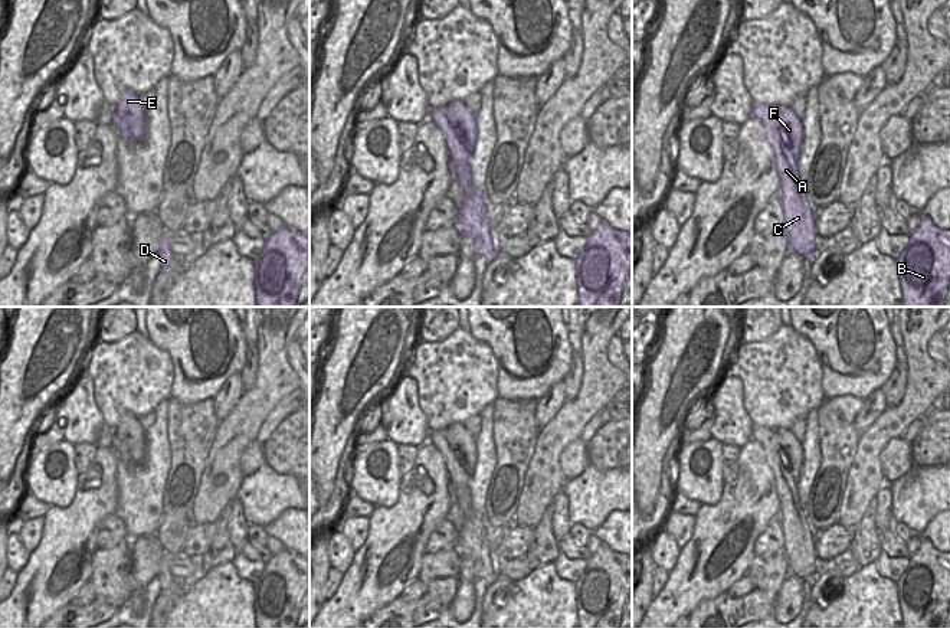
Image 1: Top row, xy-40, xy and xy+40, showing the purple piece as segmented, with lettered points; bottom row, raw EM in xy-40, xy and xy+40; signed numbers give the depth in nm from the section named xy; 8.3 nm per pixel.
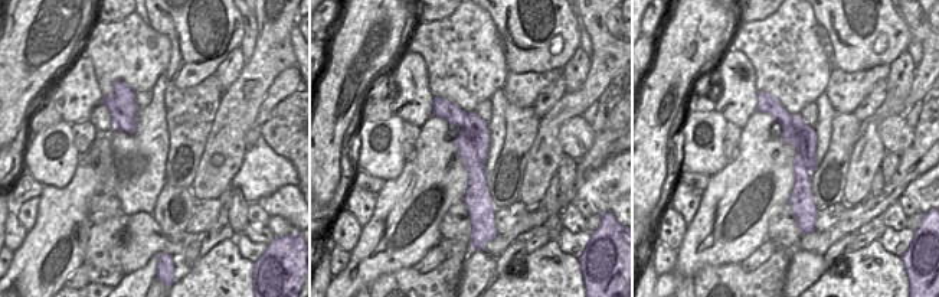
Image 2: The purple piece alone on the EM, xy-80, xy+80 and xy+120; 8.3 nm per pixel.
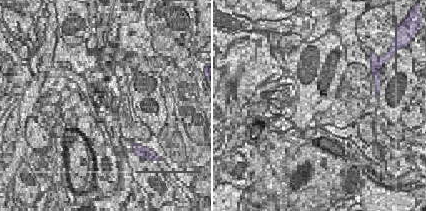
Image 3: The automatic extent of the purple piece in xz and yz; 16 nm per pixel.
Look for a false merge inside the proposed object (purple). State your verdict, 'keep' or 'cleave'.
cleave

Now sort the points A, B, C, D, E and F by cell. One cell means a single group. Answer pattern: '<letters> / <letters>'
A C D / B E F

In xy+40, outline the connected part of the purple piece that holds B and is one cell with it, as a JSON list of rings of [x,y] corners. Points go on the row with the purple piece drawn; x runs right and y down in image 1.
[[[930,217],[910,233],[910,241],[897,259],[902,307],[943,307],[950,284],[950,230],[937,228]]]

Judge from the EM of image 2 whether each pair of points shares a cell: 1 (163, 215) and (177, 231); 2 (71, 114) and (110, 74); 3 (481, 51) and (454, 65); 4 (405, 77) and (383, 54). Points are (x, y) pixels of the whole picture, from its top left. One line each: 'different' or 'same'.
1: same
2: different
3: same
4: different

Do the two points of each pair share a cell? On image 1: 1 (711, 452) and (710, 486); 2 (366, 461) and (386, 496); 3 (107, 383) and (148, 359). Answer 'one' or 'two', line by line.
1: one
2: one
3: one

